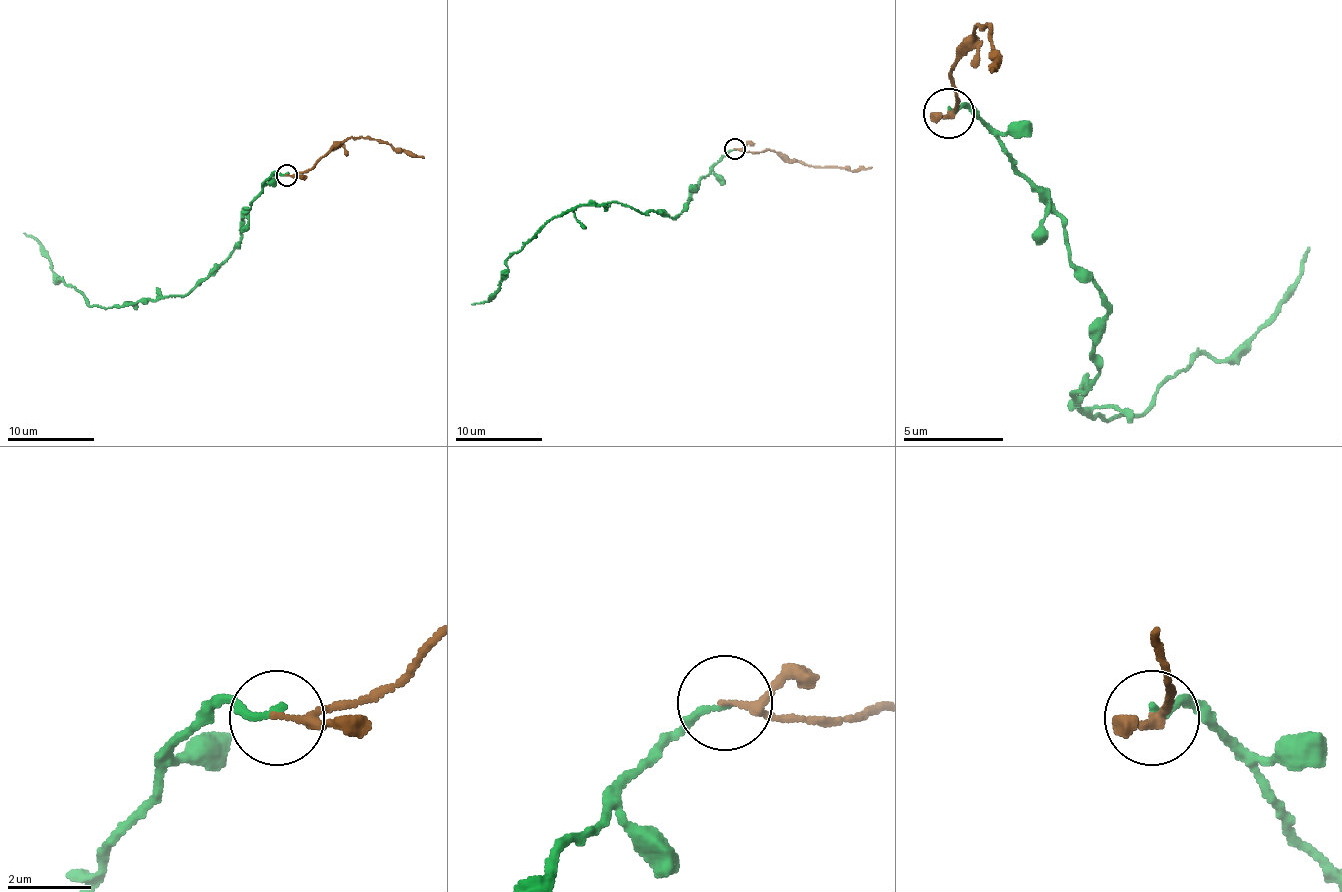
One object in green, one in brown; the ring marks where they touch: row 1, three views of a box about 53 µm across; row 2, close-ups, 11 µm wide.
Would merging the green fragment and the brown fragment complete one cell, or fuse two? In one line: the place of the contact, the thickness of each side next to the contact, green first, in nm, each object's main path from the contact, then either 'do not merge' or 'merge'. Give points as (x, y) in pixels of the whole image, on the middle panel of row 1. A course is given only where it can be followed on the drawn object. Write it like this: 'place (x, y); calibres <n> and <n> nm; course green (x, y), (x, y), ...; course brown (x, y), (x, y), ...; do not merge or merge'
place (735, 149); calibres 160 and 150 nm; course green (734, 149), (710, 167), (673, 217), (608, 201), (551, 217), (508, 258), (497, 290), (471, 303); course brown (734, 149), (773, 149), (799, 162), (856, 171), (871, 167); merge

